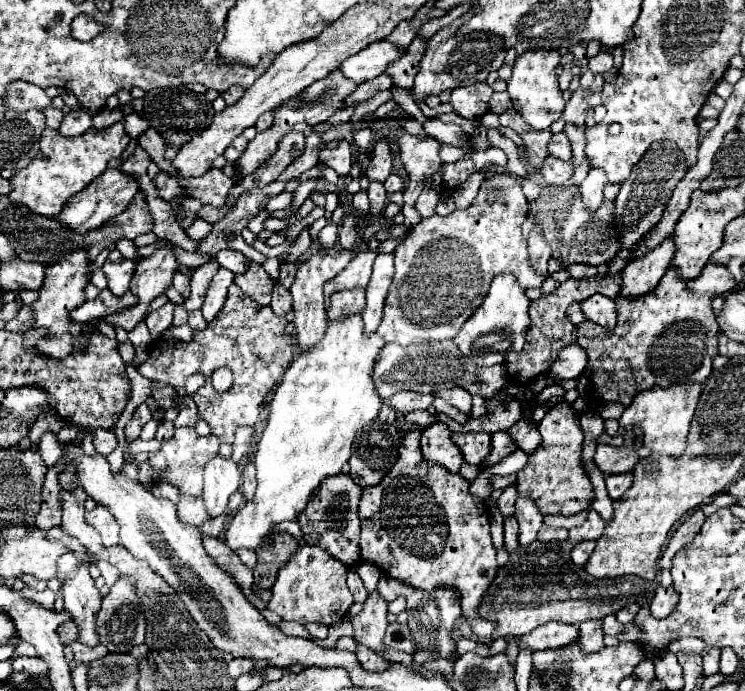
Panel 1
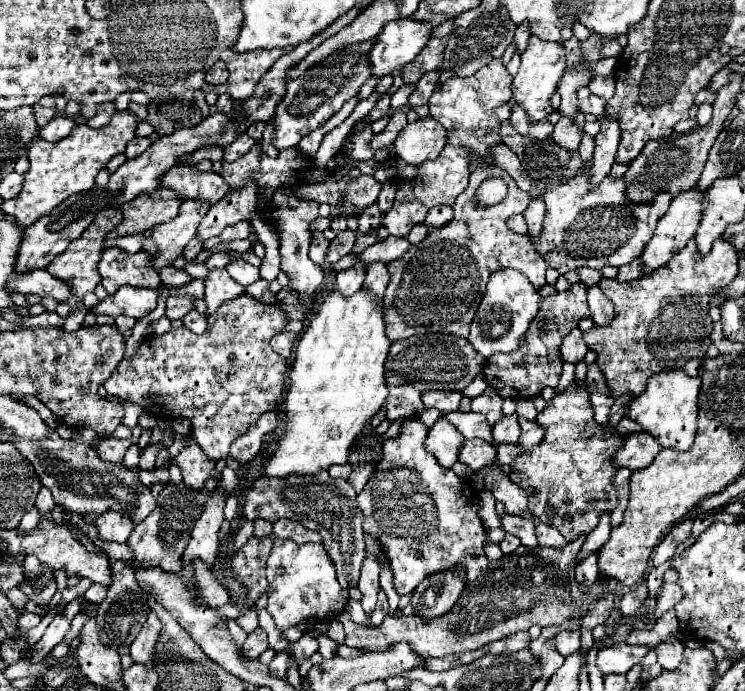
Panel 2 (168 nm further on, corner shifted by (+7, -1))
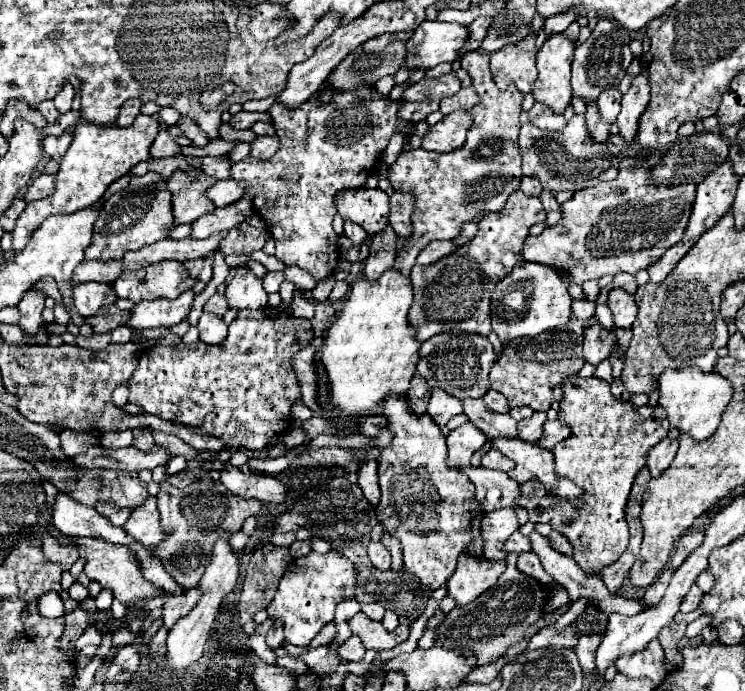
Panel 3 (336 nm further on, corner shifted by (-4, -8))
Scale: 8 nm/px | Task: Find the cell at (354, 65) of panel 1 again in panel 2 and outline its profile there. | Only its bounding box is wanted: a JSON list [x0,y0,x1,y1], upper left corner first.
[367,21,431,77]

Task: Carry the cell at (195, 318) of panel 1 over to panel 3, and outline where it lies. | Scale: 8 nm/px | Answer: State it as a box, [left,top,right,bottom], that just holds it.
[198,314,228,344]

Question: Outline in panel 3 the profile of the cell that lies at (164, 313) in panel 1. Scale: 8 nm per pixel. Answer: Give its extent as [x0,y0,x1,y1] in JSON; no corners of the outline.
[204,294,230,316]

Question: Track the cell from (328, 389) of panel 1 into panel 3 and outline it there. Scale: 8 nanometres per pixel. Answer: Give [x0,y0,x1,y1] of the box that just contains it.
[322,268,420,416]

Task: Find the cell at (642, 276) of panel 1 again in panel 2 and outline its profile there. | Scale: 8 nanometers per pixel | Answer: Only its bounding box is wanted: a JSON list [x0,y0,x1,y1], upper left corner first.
[639,191,703,275]

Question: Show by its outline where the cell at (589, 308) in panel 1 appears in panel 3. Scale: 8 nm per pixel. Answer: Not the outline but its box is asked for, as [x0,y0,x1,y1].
[606,288,638,328]

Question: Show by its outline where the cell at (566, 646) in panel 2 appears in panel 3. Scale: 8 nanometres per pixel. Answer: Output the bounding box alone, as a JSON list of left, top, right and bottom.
[574,636,602,674]

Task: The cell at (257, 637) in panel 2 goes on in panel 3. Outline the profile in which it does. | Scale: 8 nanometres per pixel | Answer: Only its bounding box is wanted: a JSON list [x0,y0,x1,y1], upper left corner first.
[266,618,284,650]

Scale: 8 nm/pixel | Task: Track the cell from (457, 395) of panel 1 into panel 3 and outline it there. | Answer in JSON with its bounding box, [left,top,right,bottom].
[428,388,462,426]

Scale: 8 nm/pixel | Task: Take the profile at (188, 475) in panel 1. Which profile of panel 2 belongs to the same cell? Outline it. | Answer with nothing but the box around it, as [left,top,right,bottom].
[175,437,215,491]

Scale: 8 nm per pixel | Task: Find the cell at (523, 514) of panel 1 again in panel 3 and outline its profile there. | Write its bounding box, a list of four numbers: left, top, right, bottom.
[460,466,518,512]

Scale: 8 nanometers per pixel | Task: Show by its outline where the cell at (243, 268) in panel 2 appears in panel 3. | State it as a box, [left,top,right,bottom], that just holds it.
[262,272,286,292]

